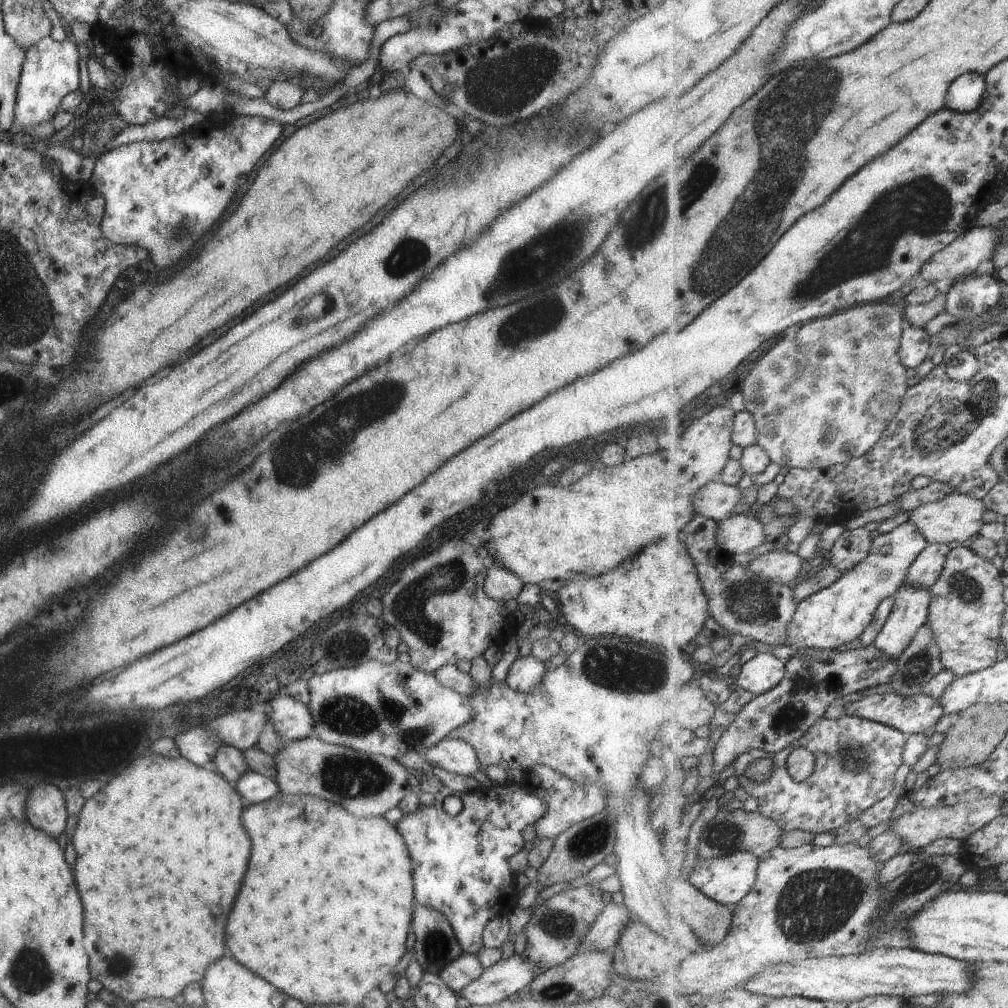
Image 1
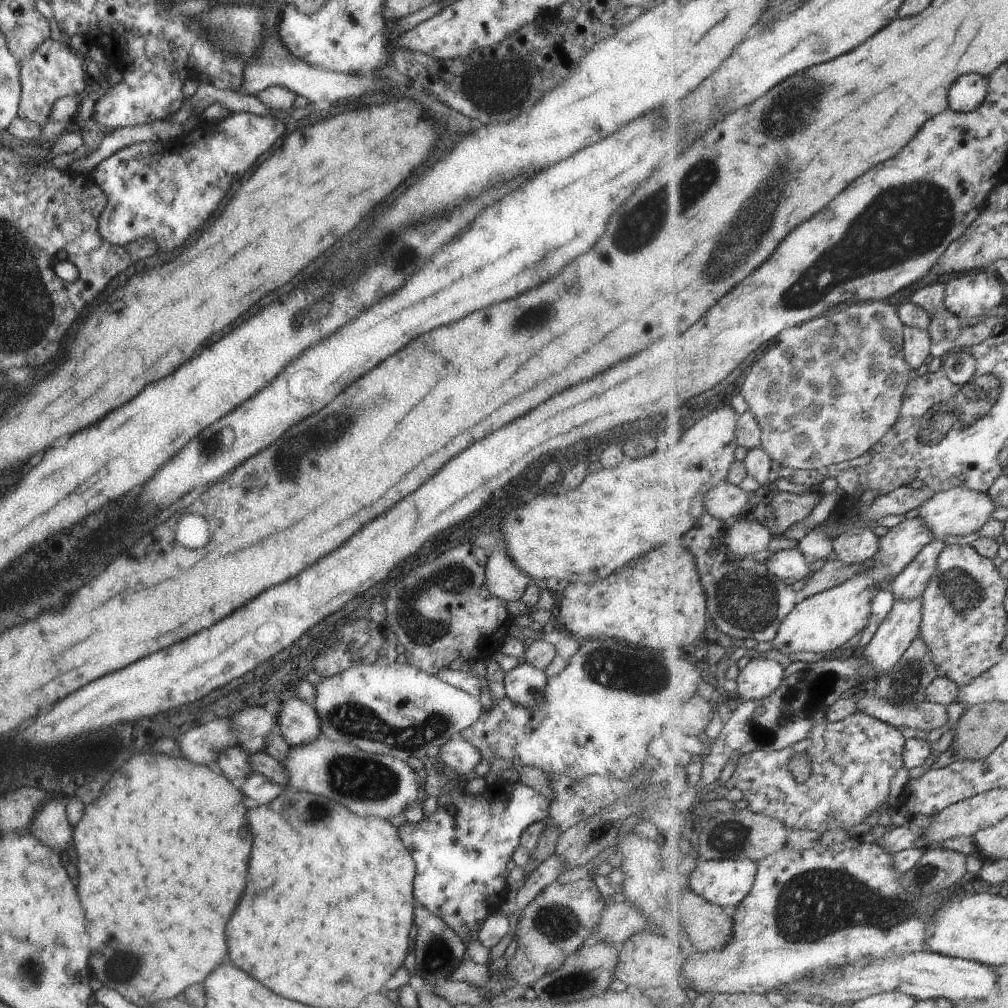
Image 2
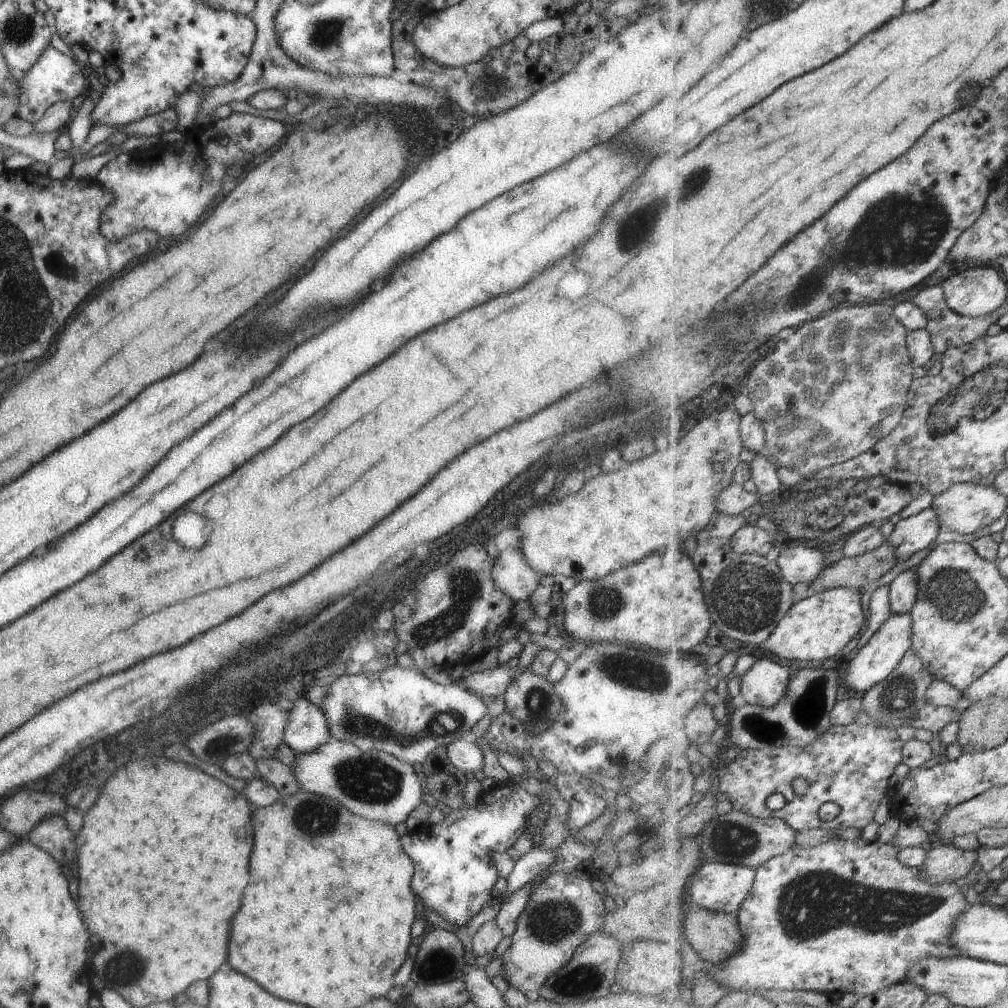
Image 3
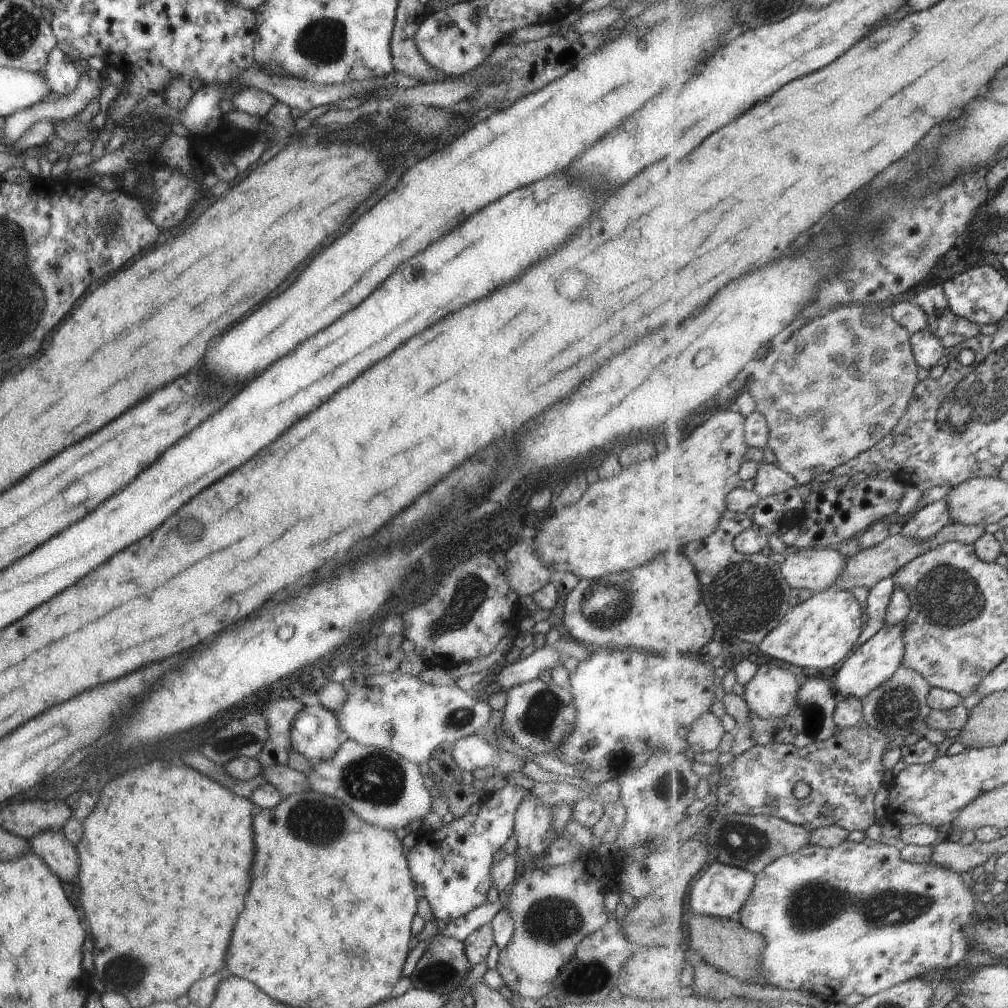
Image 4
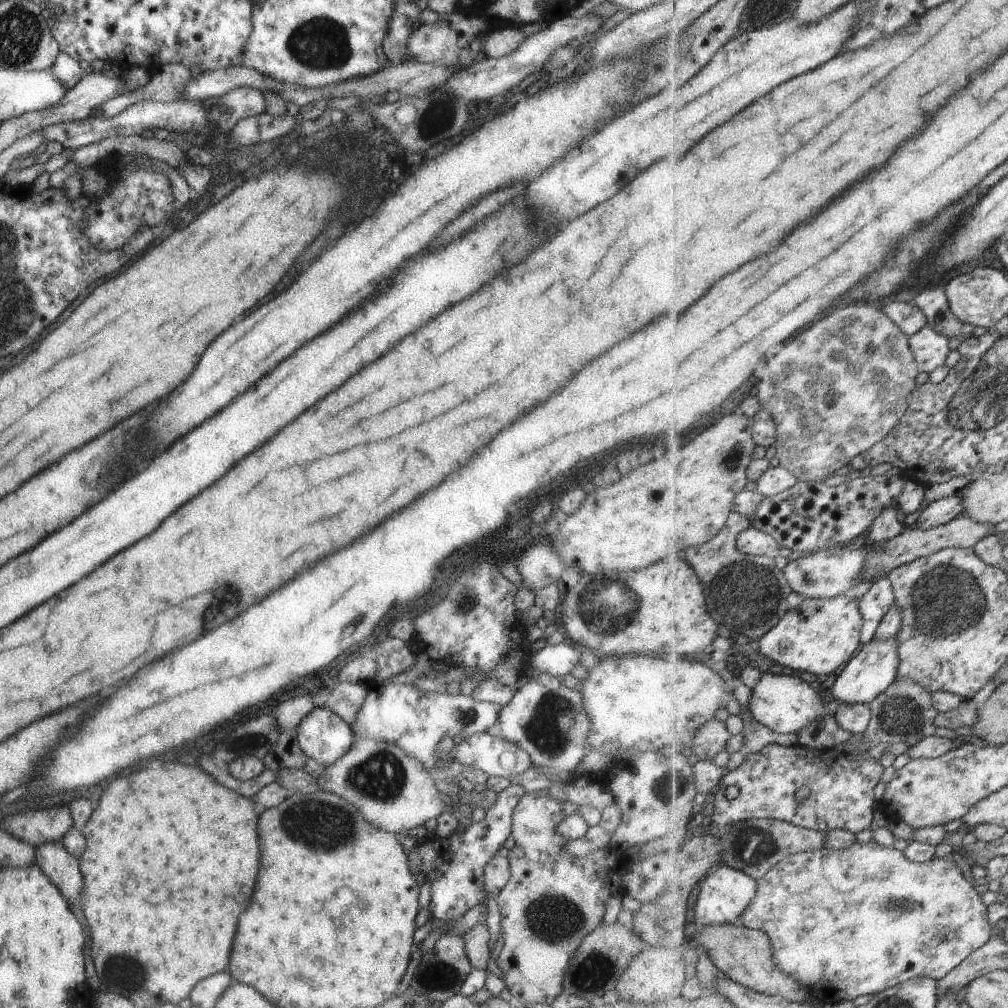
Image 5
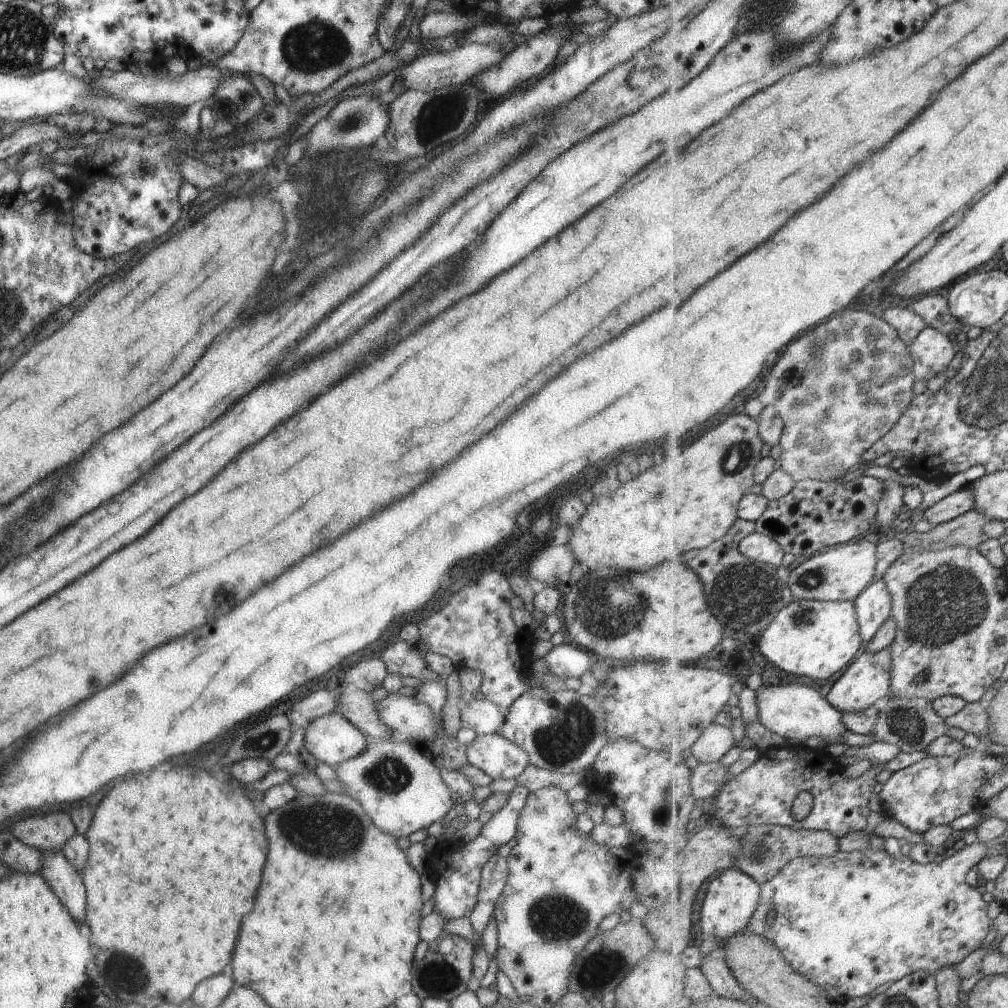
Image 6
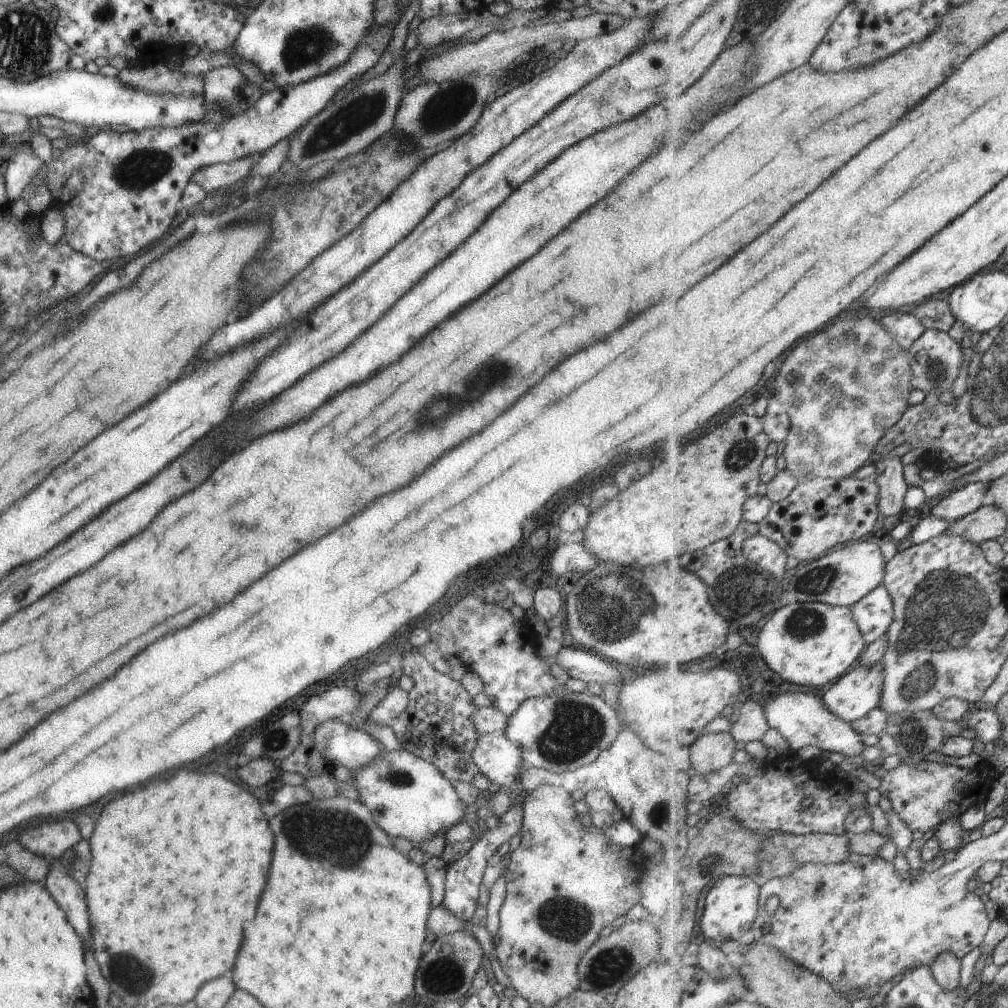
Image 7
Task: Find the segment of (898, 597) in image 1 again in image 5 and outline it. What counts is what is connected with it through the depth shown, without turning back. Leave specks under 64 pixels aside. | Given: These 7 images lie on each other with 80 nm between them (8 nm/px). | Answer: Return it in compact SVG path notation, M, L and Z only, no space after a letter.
M896 638L891 640L873 640L862 646L855 658L852 658L832 686L832 697L839 704L869 704L887 692L891 684L897 681L899 671L899 644Z

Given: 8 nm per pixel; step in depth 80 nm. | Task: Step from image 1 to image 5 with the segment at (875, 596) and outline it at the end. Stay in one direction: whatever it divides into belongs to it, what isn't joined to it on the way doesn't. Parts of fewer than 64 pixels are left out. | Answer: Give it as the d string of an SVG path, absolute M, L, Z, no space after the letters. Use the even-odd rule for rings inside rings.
M961 494L945 497L933 502L927 509L921 511L918 520L912 526L922 530L930 530L956 520L964 512L965 504L963 504ZM849 595L837 596L831 600L804 599L781 618L779 624L760 639L760 652L771 661L792 670L829 676L843 664L851 662L851 656L862 644L862 612L859 601Z

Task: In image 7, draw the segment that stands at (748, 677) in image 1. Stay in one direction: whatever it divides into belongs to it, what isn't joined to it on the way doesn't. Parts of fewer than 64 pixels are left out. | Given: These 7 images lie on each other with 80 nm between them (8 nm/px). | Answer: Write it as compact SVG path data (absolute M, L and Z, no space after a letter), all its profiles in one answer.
M785 692L772 695L764 702L763 708L771 729L777 730L794 752L805 746L813 746L821 751L841 753L845 758L850 758L861 757L861 752L867 748L867 744L863 742L863 735L856 732L851 723L829 712L822 698L811 692Z

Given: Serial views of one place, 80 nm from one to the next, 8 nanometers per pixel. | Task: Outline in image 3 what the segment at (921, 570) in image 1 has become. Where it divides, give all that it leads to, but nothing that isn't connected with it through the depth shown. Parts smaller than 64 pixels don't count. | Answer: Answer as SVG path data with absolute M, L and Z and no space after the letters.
M917 567L901 572L890 583L891 610L893 613L909 613L918 599L919 576Z

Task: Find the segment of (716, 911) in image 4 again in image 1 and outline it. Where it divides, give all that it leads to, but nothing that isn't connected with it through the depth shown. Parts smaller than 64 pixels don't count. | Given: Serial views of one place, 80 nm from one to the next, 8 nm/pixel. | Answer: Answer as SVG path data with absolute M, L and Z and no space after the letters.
M737 851L733 854L712 859L701 859L693 857L688 864L687 878L691 884L695 885L703 894L719 901L725 906L734 907L751 892L758 879L758 868L760 858L749 851Z

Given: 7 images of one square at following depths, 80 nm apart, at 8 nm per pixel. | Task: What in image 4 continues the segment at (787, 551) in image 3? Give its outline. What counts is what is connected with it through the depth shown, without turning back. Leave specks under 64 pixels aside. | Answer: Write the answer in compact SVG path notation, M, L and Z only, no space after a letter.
M837 548L798 549L785 555L781 565L791 589L810 590L816 595L835 588L834 584L842 578L849 562Z

